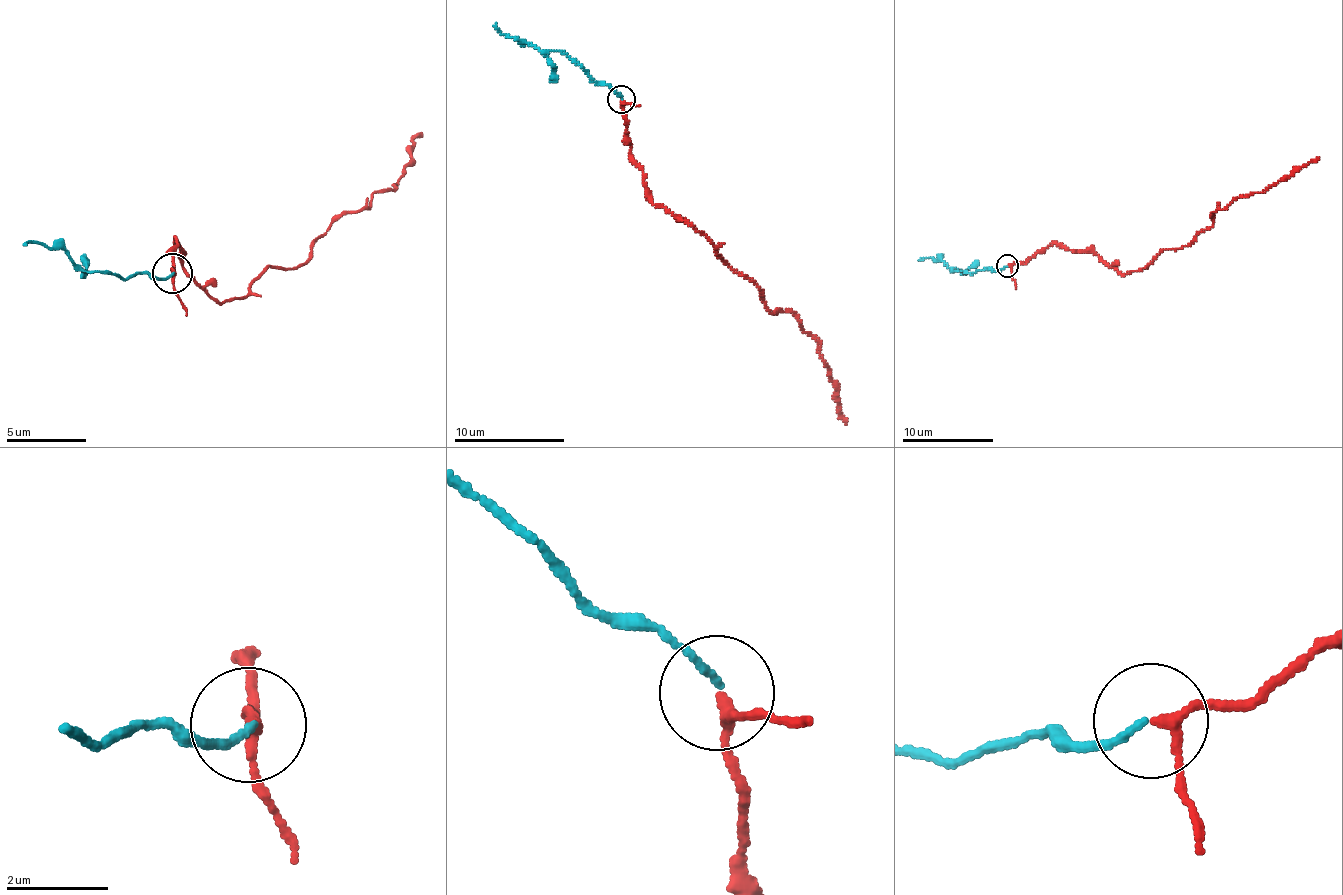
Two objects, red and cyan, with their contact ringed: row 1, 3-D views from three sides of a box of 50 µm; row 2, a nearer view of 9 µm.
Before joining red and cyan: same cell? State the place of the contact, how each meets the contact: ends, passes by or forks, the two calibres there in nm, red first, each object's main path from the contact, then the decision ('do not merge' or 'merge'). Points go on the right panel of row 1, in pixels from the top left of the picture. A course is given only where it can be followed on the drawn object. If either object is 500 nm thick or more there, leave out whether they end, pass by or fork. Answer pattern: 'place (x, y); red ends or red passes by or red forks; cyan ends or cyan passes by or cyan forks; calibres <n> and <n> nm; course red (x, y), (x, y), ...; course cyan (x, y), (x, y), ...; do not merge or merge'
place (1007, 266); red passes by; cyan ends; calibres 180 and 130 nm; course red (1007, 266), (1062, 243), (1091, 250), (1121, 274), (1142, 271), (1212, 225), (1216, 212), (1319, 157); course cyan (1007, 266), (986, 267), (975, 272), (951, 272), (941, 261), (932, 257), (918, 260); merge

